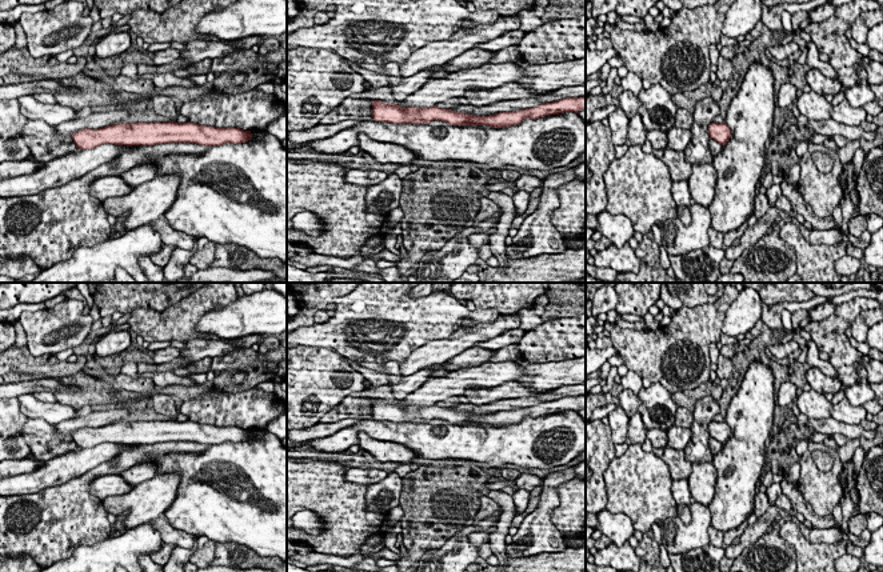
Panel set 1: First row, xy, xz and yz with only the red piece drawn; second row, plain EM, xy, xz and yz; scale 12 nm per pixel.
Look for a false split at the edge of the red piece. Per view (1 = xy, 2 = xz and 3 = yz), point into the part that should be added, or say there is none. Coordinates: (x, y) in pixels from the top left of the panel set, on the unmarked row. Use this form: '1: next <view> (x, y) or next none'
1: next none
2: next none
3: next none

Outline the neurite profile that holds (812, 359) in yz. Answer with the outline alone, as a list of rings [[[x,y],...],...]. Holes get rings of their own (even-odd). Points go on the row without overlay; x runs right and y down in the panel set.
[[[814,340],[807,341],[807,359],[806,363],[808,367],[819,368],[824,375],[831,377],[838,377],[835,368],[831,365],[830,361],[824,361],[819,357],[818,347],[815,345]]]

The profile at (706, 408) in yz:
[[[711,395],[696,401],[692,412],[694,423],[690,428],[692,431],[692,437],[684,448],[684,456],[691,464],[712,463],[714,456],[708,447],[708,424],[718,413],[720,413],[719,401],[716,401]]]

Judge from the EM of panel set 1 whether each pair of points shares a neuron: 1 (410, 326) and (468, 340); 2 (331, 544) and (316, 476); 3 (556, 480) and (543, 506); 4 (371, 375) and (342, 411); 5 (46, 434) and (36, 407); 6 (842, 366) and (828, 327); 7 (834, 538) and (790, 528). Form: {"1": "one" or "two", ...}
{"1": "two", "2": "one", "3": "one", "4": "two", "5": "two", "6": "one", "7": "two"}

